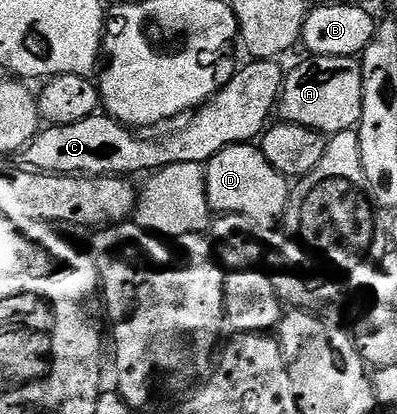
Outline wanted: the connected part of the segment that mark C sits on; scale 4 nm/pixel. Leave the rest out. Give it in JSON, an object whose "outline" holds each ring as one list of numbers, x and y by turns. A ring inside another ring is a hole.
{"outline":[[257,59,254,63,247,64,242,71,241,68,234,70,228,83,216,95,212,95,205,104,192,112,191,117,184,120,186,123,178,131,163,136,161,143,157,139,144,139,141,133,134,133,126,124,119,122,118,119,112,119,104,113,94,113,88,115,83,121,75,121,74,123,42,126,37,136,29,142,27,148,28,166,32,167,34,171,46,171,56,175,83,175,86,177,120,175,129,177,139,174,140,171,152,173,159,167,175,165,176,163,204,165,224,147,230,147,236,143,253,143,266,130,267,124,270,122,270,120,268,121,269,114,272,111,274,114,275,108,278,106,285,77,286,72,281,71,280,65,272,63,269,59]]}

